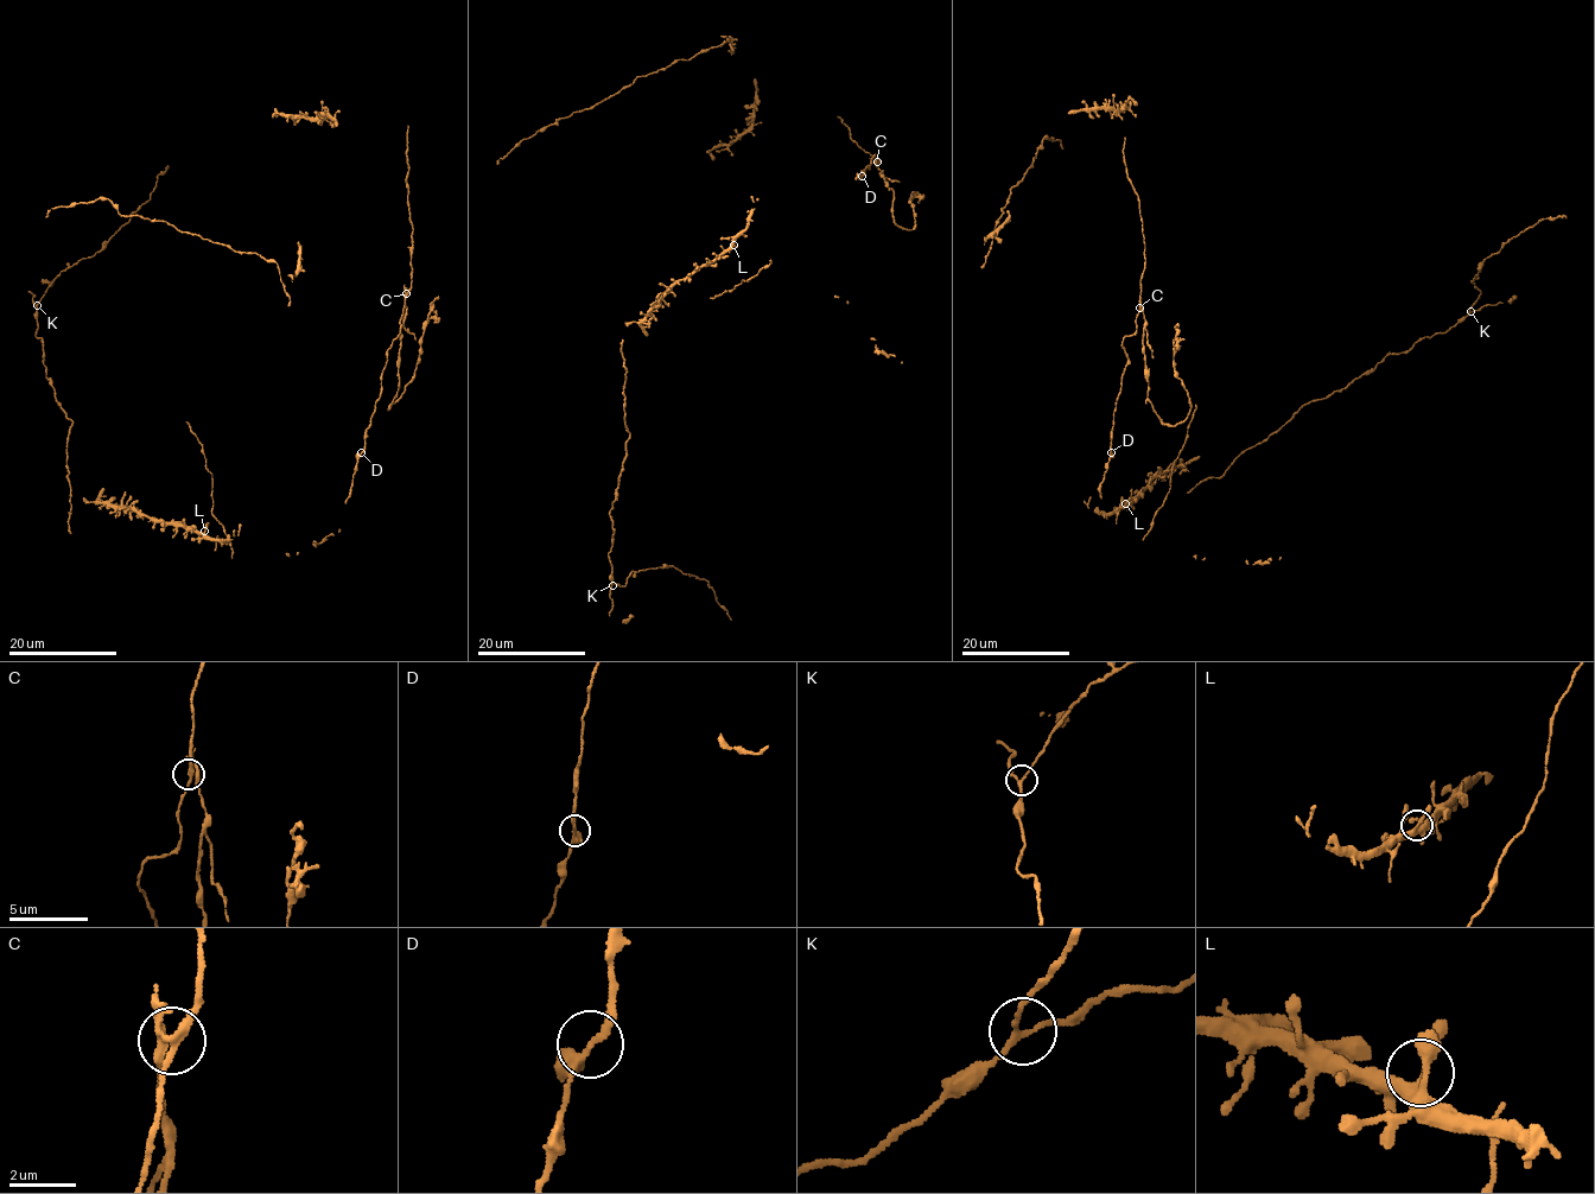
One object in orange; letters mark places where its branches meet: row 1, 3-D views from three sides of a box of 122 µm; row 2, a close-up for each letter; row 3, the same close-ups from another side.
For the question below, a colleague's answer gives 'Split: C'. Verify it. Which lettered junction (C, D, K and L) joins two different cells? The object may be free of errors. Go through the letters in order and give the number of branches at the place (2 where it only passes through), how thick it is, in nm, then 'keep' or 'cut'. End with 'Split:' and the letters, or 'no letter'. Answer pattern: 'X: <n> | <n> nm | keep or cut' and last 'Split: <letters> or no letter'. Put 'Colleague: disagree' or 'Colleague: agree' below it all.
C: 4 | 200 nm | cut
D: 3 | 240 nm | keep
K: 3 | 150 nm | keep
L: 3 | 240 nm | keep
Split: C
Colleague: agree

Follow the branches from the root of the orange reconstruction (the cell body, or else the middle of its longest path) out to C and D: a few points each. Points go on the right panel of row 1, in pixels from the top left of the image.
C: (1103, 480), (1110, 459), (1113, 411), (1128, 363), (1122, 341), (1136, 331), (1138, 306)
D: (1103, 480), (1111, 452)

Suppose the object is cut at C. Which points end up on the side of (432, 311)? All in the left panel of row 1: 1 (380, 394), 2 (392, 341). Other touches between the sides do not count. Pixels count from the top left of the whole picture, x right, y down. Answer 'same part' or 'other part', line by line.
1: other part
2: other part

